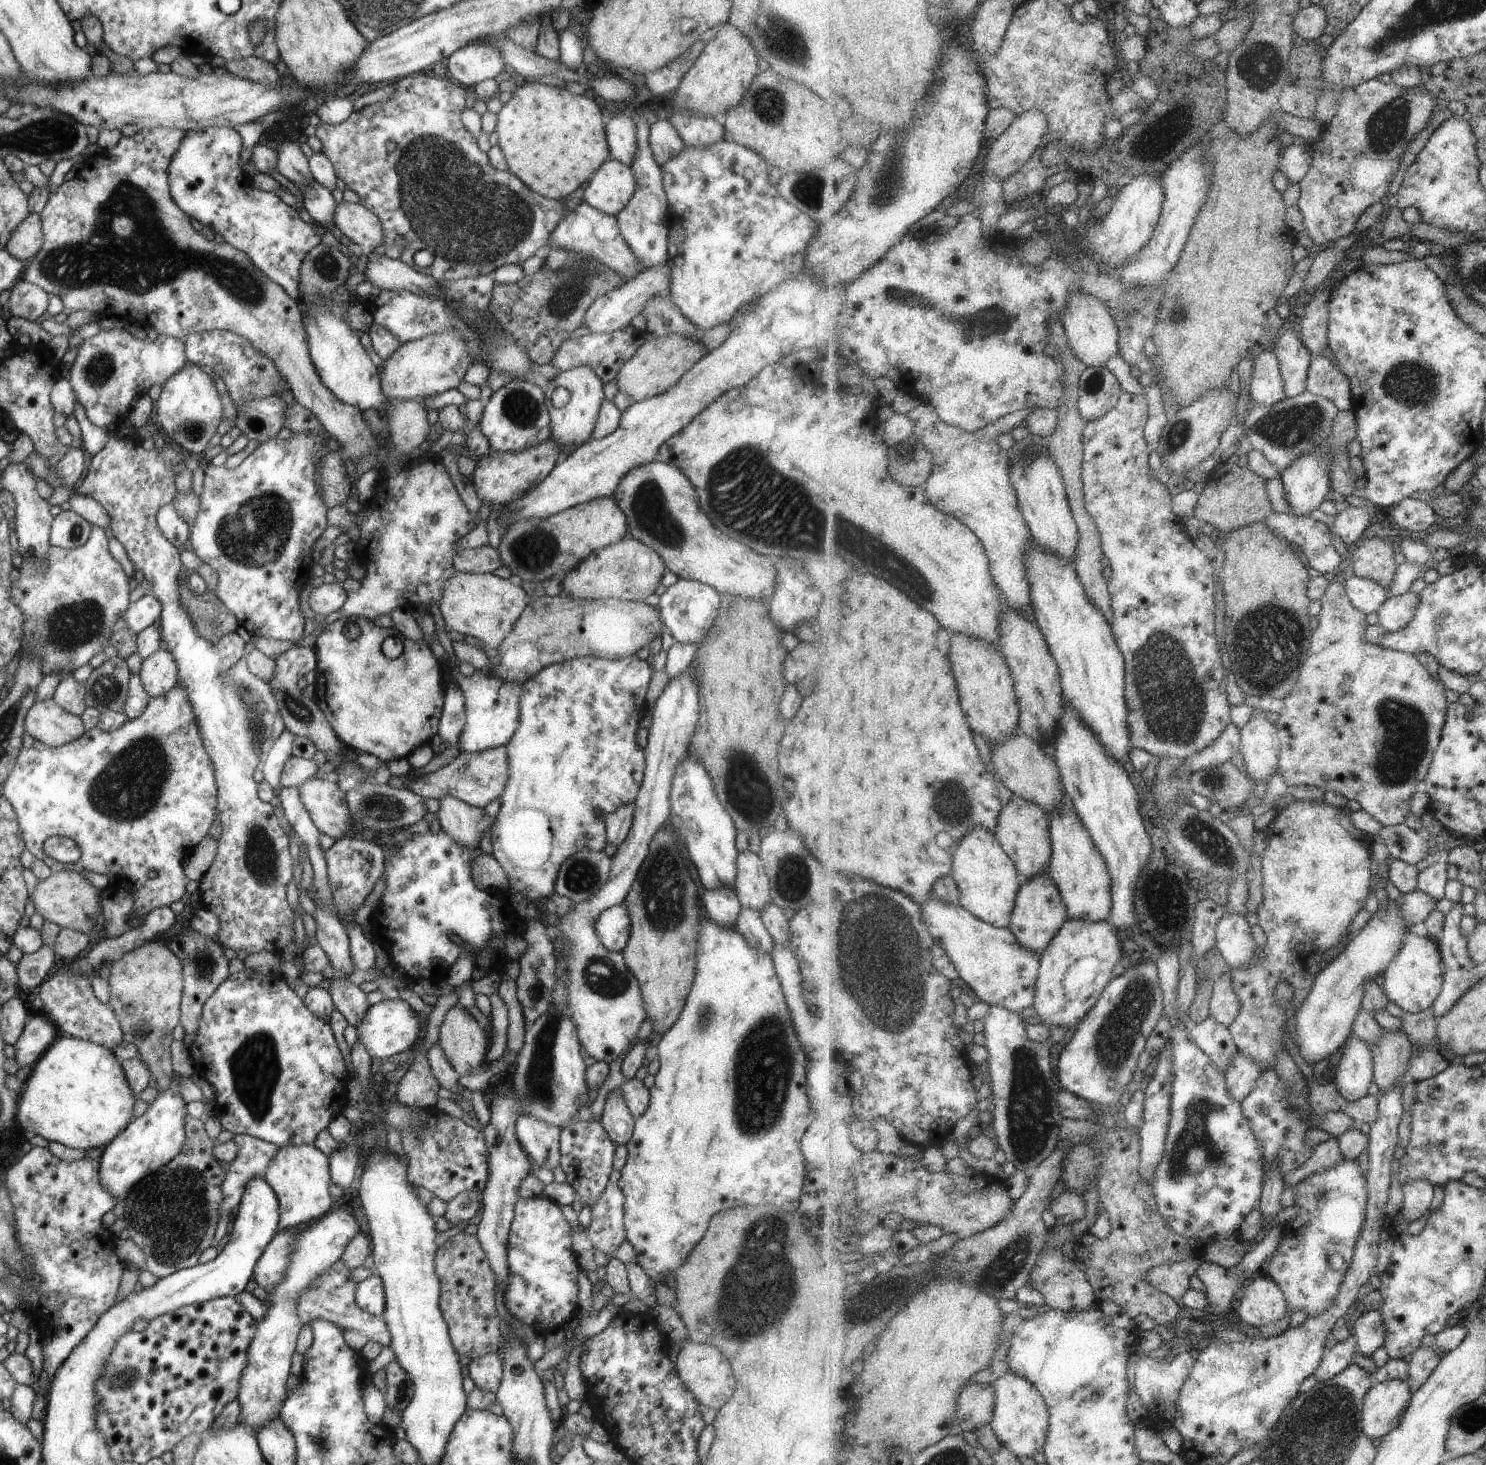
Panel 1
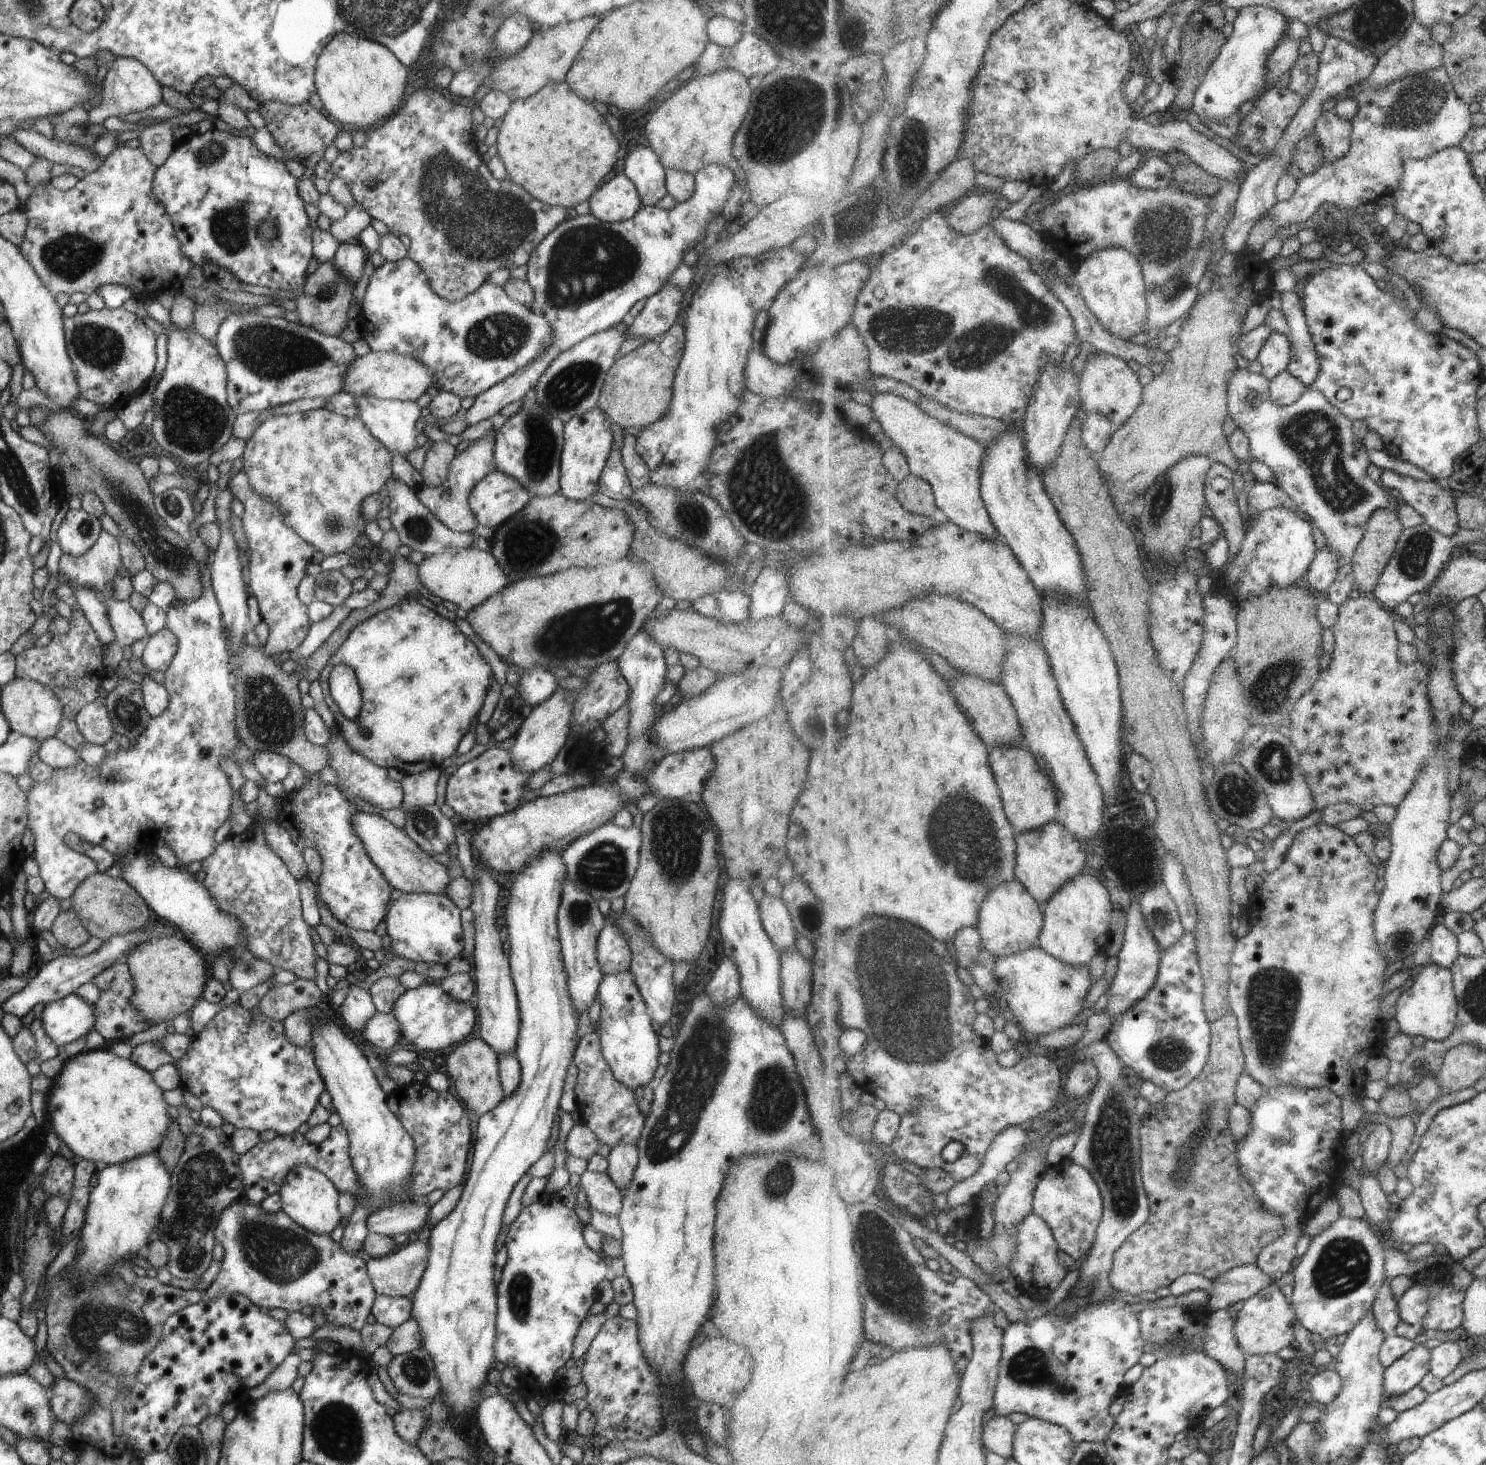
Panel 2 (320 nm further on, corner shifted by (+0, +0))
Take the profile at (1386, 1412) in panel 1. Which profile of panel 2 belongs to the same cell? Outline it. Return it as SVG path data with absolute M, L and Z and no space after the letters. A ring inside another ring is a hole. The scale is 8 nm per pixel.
M1419 1343L1395 1364L1386 1367L1385 1398L1401 1396L1421 1384L1421 1380L1432 1372L1431 1357L1432 1349Z

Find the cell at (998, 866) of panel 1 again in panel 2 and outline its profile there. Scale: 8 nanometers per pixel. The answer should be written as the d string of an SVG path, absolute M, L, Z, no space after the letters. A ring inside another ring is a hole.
M1008 881L998 886L986 898L979 922L975 927L981 935L984 948L993 958L1008 957L1039 946L1044 927L1044 914L1039 902L1021 881Z

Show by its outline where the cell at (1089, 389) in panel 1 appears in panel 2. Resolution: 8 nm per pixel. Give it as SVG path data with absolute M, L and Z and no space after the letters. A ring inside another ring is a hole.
M1087 413L1082 439L1094 455L1099 456L1111 442L1117 428L1105 416L1099 413Z

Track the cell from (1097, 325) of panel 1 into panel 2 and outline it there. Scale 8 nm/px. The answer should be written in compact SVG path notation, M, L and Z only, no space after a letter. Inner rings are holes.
M1089 354L1082 372L1082 408L1087 413L1105 415L1118 429L1138 412L1142 405L1144 387L1135 373L1135 366L1111 354Z

